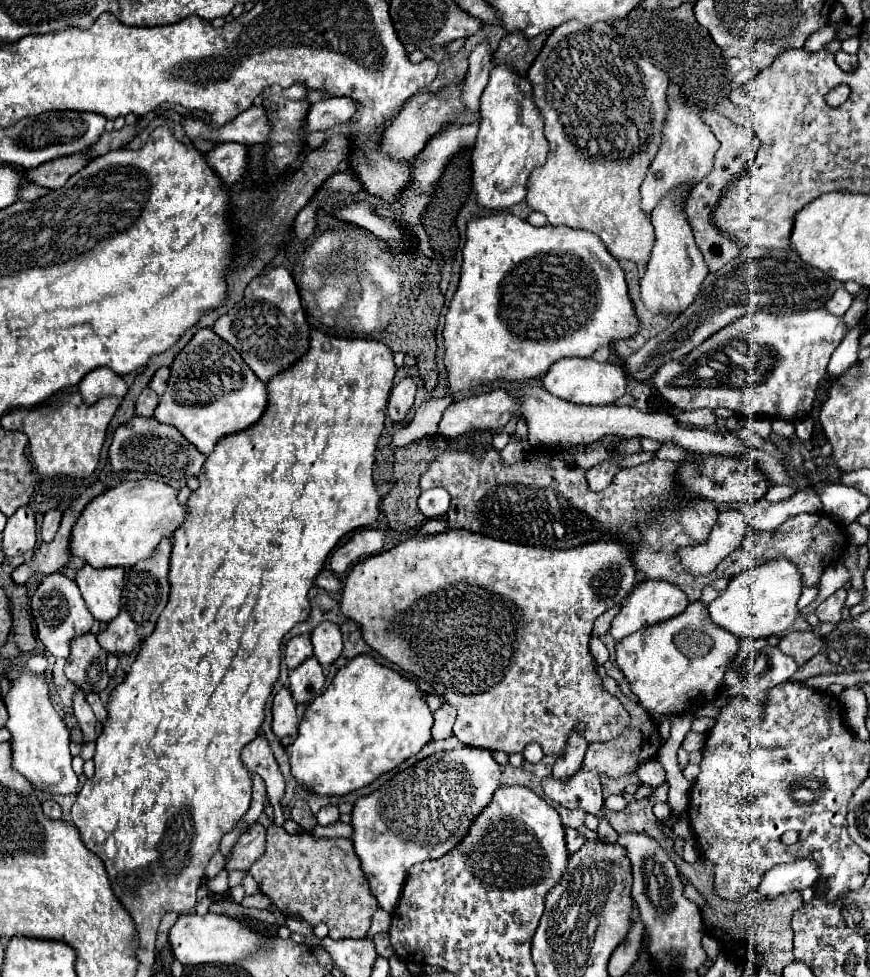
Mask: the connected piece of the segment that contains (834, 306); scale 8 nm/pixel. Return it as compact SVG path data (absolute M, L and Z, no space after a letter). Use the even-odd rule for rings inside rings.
M836 290L836 294L826 304L826 310L834 316L844 316L846 310L850 308L850 304L852 304L852 296L846 290Z

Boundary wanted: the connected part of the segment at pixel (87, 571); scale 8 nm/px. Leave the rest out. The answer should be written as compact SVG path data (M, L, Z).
M84 564L74 580L80 586L86 608L98 622L116 618L124 588L124 568L94 568Z

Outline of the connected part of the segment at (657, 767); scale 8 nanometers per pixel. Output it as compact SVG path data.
M656 758L644 762L636 771L643 785L657 787L665 781L666 773L663 766Z

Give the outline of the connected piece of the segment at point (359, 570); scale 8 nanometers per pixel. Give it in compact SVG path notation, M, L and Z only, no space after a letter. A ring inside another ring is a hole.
M446 530L440 534L416 532L412 538L400 542L392 550L380 552L352 566L352 570L342 580L344 586L340 590L340 610L344 616L348 616L360 626L362 638L370 648L374 648L392 664L400 666L412 678L420 678L428 682L436 690L436 694L444 698L444 702L456 708L458 718L454 724L454 736L462 744L516 754L516 752L522 752L528 744L536 742L540 744L544 756L560 758L566 752L570 732L574 732L576 726L582 722L586 724L586 728L580 734L586 738L588 744L618 738L630 724L628 710L618 702L616 696L612 696L610 692L602 688L602 678L598 676L594 658L588 650L594 620L606 610L610 610L612 606L622 604L622 600L634 590L636 572L632 570L632 564L628 562L628 558L630 558L628 548L612 540L600 540L588 546L580 546L576 550L540 550L534 546L516 546L512 542L482 538L480 534L468 534L466 530Z

